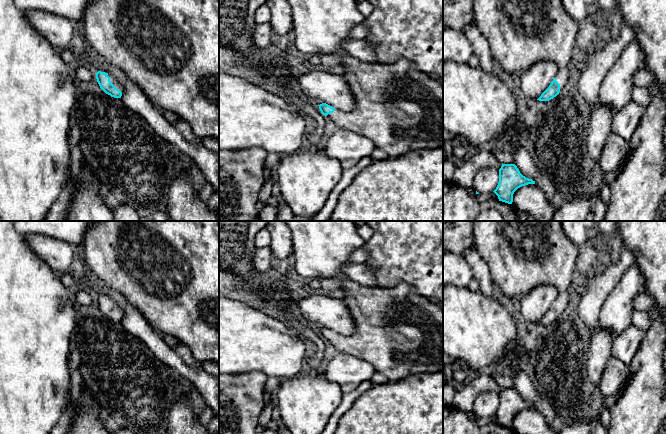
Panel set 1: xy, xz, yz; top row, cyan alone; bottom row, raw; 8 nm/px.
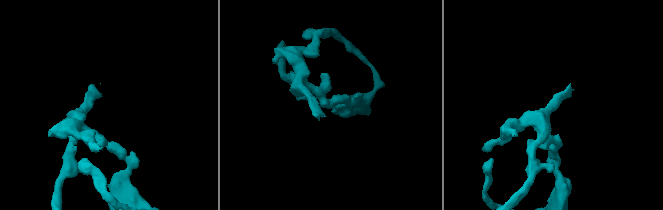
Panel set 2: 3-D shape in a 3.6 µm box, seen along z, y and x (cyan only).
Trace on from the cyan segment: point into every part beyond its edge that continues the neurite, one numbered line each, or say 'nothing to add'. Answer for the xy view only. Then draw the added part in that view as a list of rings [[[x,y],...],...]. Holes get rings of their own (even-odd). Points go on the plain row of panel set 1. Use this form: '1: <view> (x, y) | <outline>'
1: xy (114, 305) | [[[108,298],[108,300],[110,301],[110,305],[111,307],[121,316],[124,315],[123,310],[118,306],[118,304],[116,302],[114,302],[112,299]]]

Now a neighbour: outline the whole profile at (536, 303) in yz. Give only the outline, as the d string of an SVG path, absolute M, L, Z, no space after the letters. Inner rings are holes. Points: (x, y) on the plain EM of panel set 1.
M540 285L520 297L520 310L528 324L537 324L558 296L552 285Z

